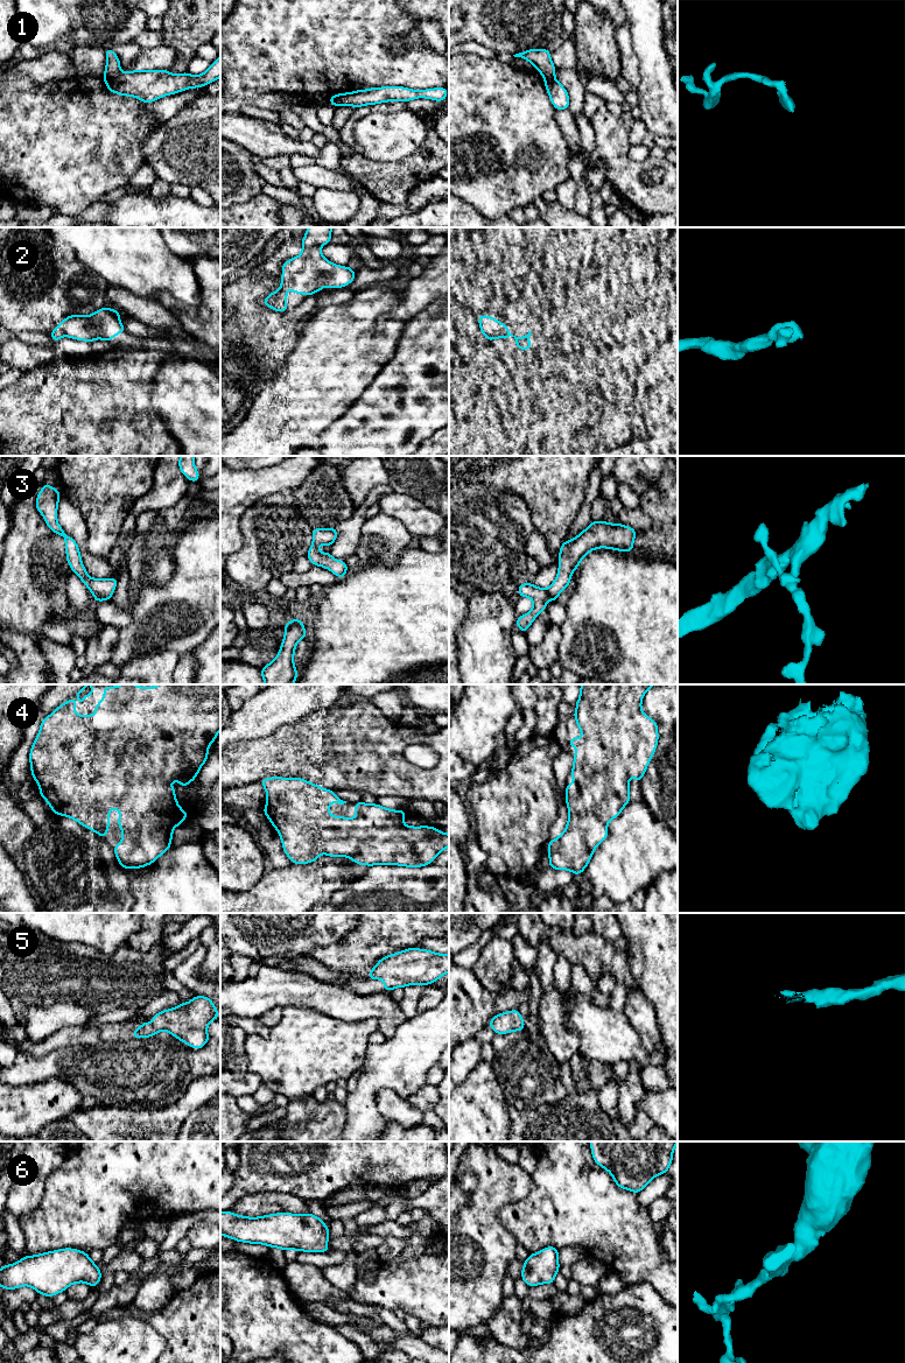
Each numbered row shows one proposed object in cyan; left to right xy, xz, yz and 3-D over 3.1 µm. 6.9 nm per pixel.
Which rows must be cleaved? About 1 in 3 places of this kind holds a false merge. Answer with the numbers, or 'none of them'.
none of them

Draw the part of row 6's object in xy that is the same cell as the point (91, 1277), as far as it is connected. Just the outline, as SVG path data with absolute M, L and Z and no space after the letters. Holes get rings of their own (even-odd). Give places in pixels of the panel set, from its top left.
M71 1248L27 1255L0 1269L0 1286L5 1290L30 1286L49 1298L77 1283L86 1283L93 1288L100 1279L100 1270L89 1255Z

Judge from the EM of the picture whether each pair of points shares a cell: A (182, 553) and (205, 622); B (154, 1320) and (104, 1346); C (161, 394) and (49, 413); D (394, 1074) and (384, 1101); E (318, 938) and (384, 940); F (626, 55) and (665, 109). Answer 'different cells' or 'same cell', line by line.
A: same cell
B: different cells
C: different cells
D: different cells
E: different cells
F: different cells

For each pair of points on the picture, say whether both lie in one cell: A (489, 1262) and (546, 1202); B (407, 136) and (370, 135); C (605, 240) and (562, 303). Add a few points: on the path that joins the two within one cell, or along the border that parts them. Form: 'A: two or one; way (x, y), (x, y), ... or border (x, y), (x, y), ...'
A: two; border (498, 1213), (500, 1224), (517, 1244)
B: one; way (398, 136), (379, 135)
C: two; border (548, 276), (562, 288), (579, 293)

